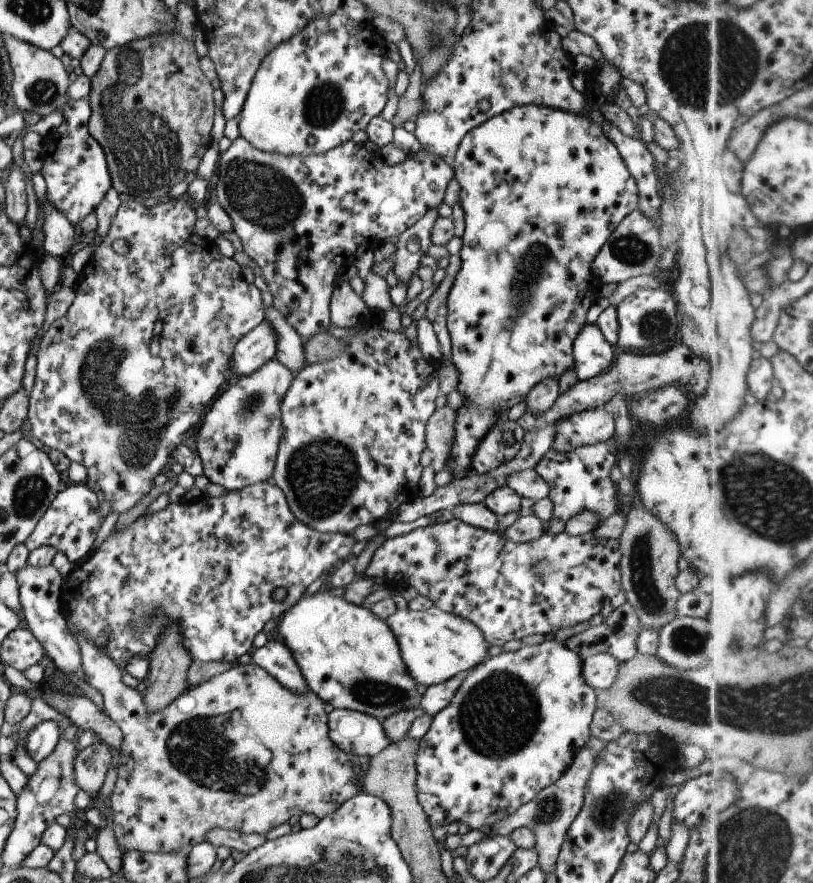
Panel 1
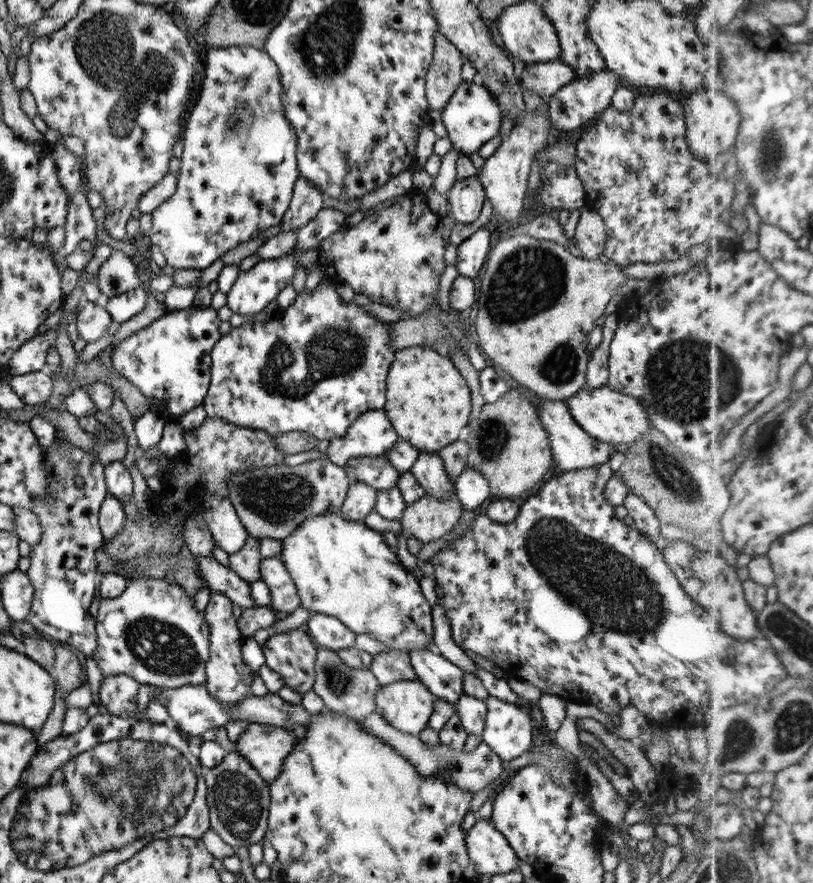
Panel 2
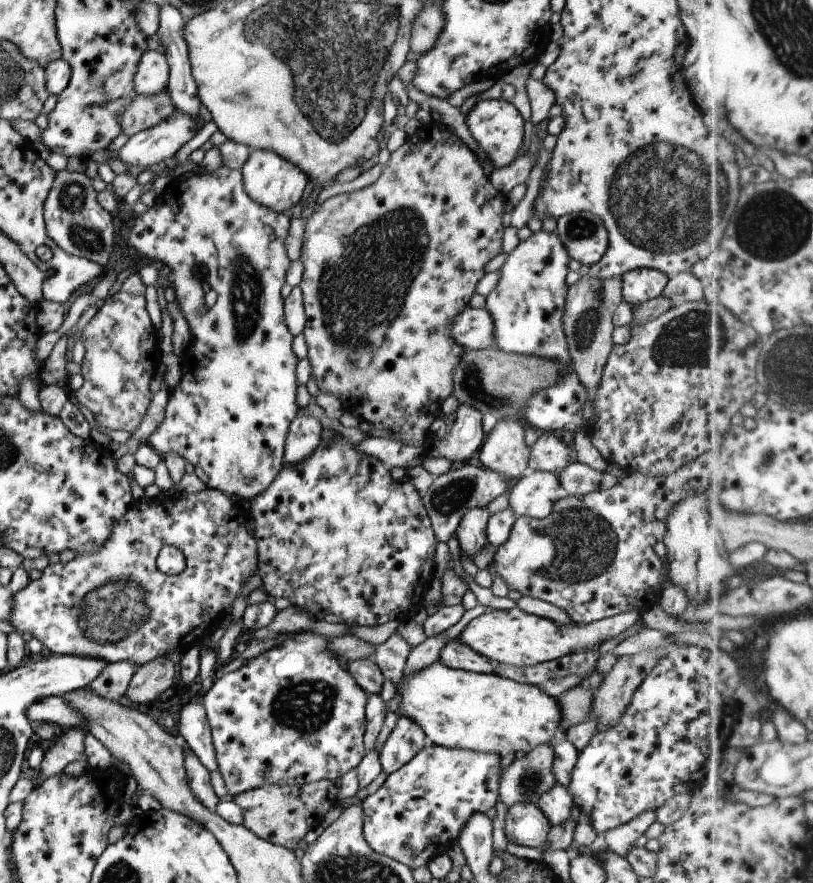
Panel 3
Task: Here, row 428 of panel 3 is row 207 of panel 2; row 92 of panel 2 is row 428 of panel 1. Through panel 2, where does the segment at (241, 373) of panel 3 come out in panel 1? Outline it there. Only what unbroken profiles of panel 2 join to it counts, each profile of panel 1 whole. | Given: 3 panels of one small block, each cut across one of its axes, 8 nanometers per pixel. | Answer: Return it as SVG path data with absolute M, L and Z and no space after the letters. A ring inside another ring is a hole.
M273 359L254 373L238 378L236 384L225 387L212 402L203 416L198 438L192 443L210 483L238 491L270 481L283 434L280 406L292 380L294 374Z

